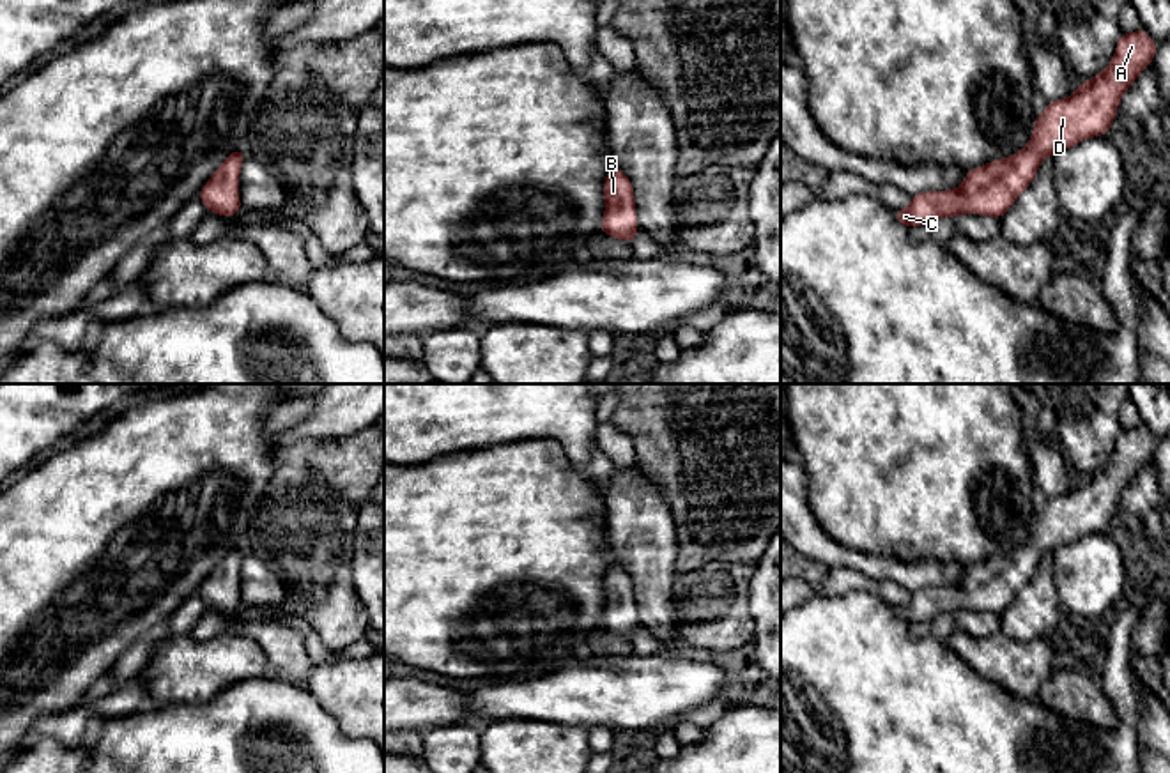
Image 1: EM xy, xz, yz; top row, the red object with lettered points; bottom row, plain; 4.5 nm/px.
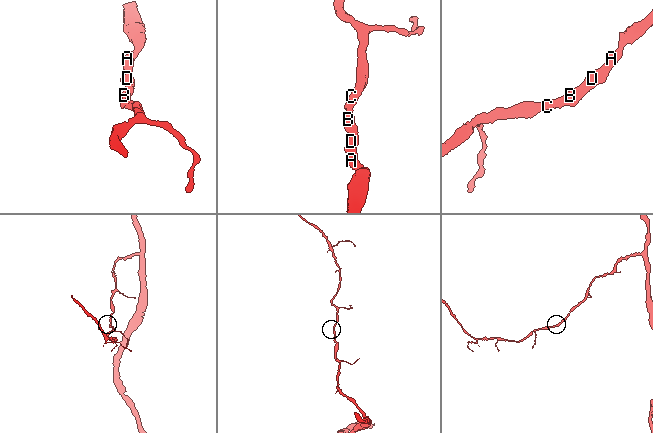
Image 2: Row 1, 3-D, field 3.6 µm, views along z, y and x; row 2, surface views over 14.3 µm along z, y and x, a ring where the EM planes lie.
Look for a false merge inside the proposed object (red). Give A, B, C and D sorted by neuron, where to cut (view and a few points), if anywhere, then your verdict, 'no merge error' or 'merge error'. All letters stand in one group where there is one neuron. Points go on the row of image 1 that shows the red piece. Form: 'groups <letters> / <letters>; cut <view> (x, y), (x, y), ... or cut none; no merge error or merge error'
groups A B C D; cut none; no merge error

